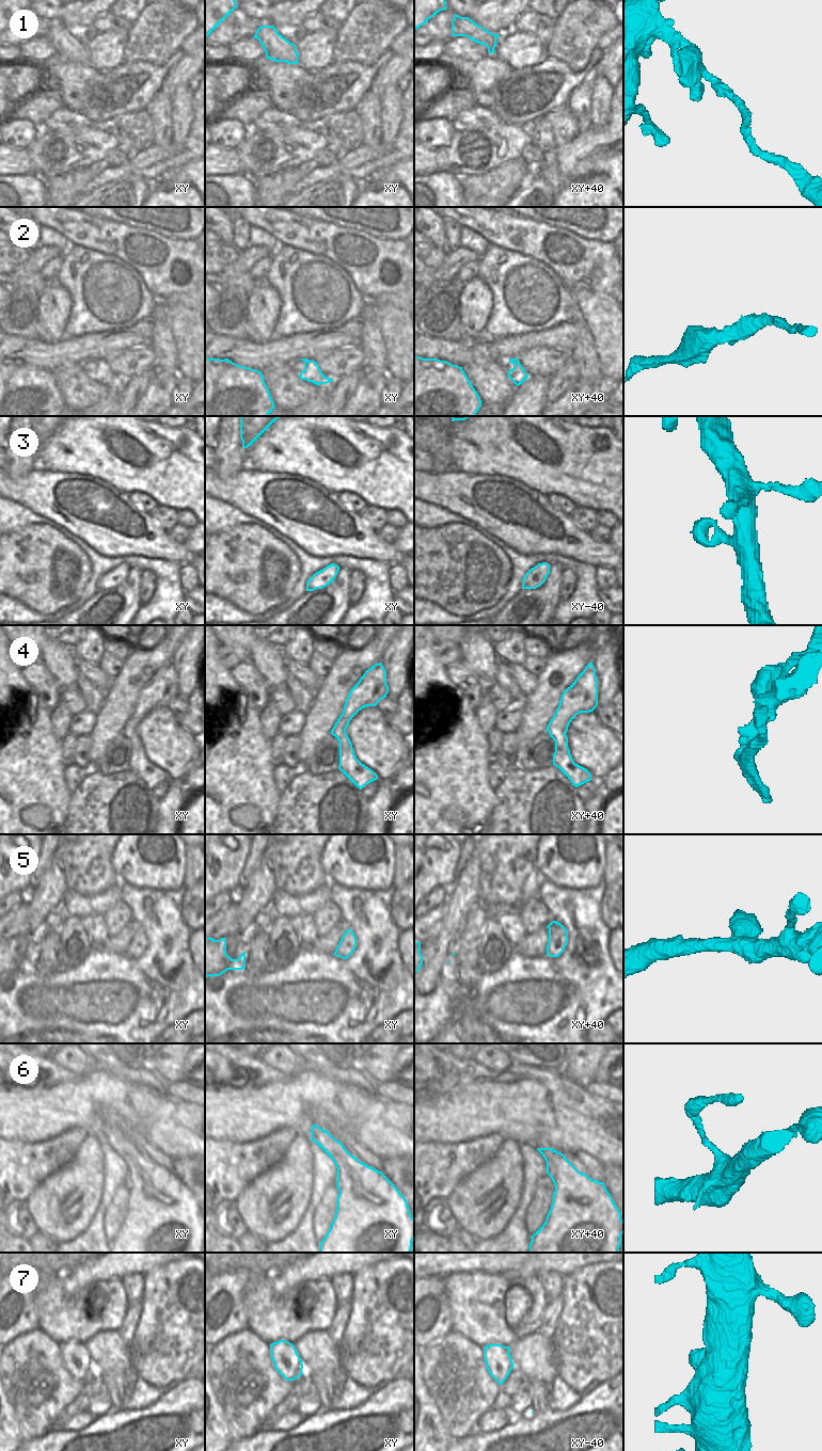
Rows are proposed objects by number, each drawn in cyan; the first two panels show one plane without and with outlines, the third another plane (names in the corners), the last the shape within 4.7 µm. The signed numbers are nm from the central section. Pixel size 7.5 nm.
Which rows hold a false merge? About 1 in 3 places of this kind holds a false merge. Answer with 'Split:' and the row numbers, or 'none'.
Split: 1, 2

